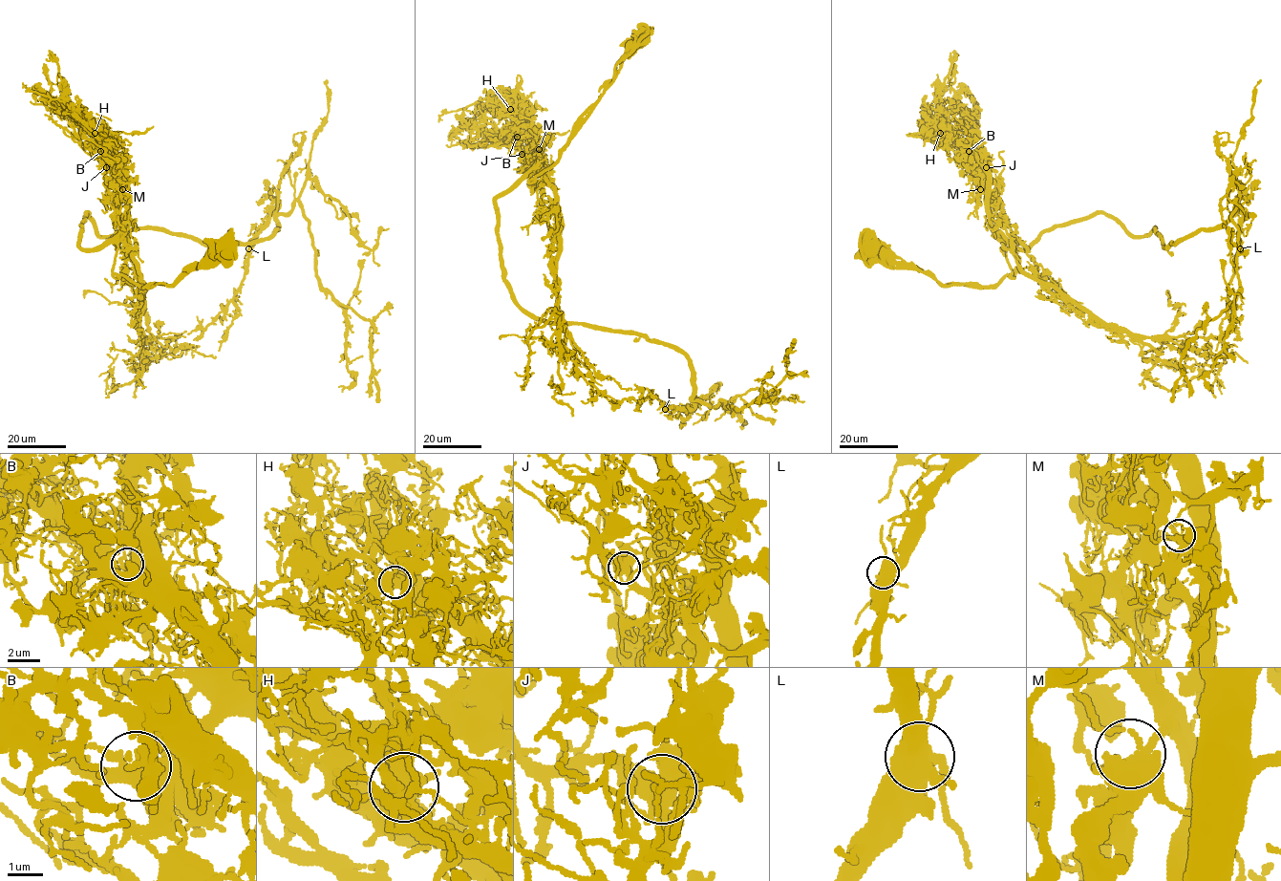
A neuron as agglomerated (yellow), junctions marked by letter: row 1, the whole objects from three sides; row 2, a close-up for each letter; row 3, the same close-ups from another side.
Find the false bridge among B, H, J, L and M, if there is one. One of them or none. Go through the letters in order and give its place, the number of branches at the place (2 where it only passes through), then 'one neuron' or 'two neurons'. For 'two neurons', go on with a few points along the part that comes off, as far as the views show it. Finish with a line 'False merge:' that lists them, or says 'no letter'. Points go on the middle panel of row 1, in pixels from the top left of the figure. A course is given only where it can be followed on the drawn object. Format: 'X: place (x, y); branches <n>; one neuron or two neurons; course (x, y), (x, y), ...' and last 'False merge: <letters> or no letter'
B: place (517, 137); branches 6; one neuron
H: place (510, 109); branches 6; one neuron
J: place (522, 154); branches 6; one neuron
L: place (665, 409); branches 5; one neuron
M: place (539, 149); branches 5; one neuron
False merge: no letter

